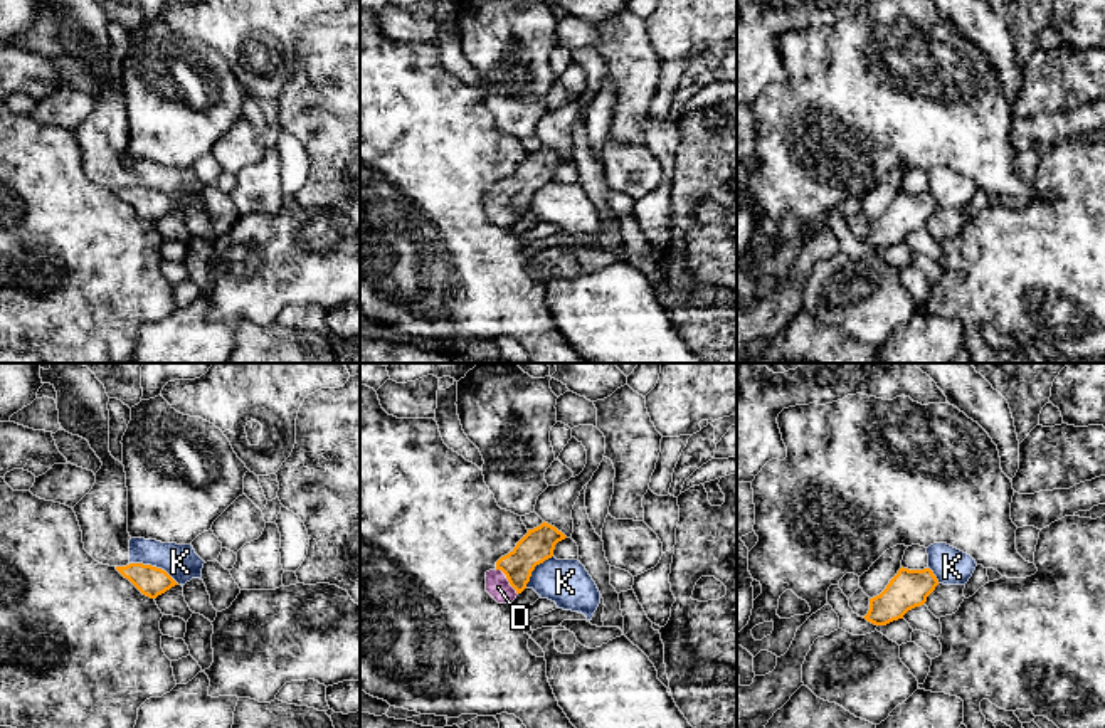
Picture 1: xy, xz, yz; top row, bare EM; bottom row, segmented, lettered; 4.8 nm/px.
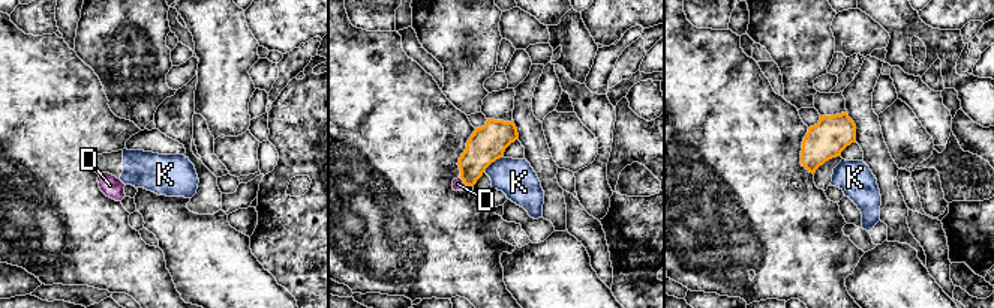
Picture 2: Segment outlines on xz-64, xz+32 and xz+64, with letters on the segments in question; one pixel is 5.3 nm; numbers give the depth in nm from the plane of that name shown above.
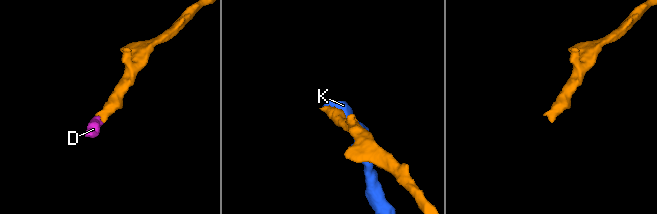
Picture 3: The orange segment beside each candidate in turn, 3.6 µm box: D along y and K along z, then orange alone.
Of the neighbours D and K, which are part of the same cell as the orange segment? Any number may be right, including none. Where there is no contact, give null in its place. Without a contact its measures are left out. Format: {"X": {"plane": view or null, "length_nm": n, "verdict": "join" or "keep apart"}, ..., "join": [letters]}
{"D": {"plane": "xz", "length_nm": 160, "verdict": "join"}, "K": {"plane": "xy", "length_nm": 260, "verdict": "keep apart"}, "join": ["D"]}

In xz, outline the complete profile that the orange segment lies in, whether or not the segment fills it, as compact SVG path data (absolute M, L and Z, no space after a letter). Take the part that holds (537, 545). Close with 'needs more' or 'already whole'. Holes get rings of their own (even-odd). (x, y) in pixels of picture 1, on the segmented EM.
M548 523L528 530L516 546L486 572L486 592L498 604L511 604L526 588L537 565L553 557L555 545L567 536Z | needs more

